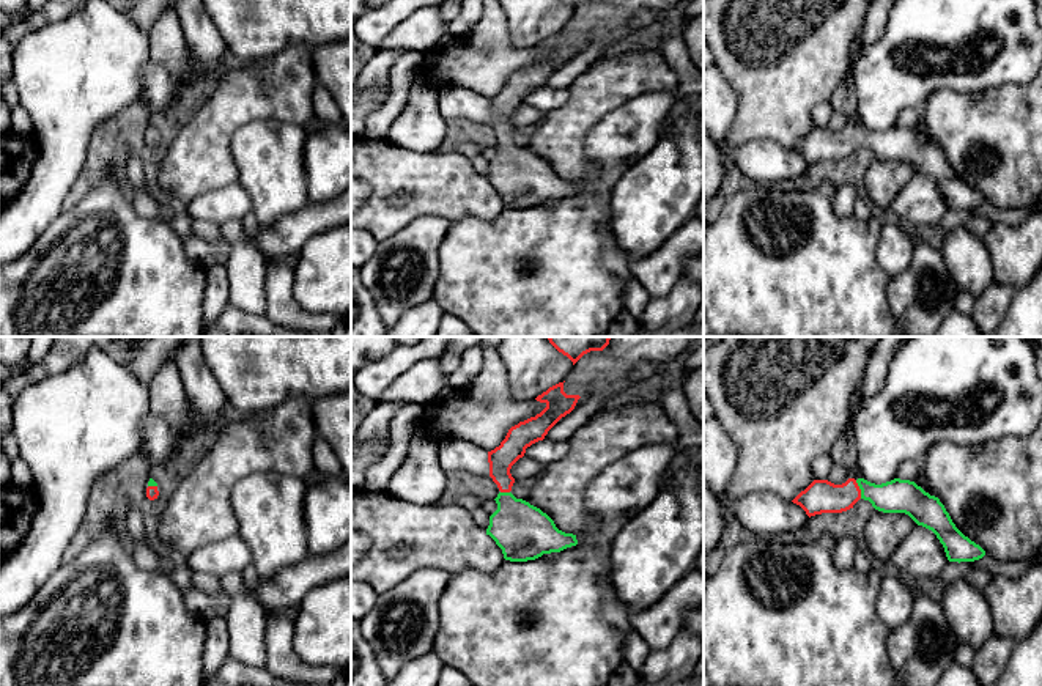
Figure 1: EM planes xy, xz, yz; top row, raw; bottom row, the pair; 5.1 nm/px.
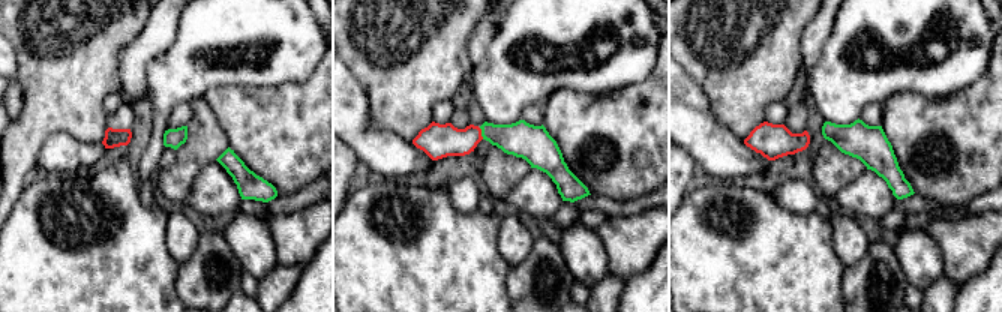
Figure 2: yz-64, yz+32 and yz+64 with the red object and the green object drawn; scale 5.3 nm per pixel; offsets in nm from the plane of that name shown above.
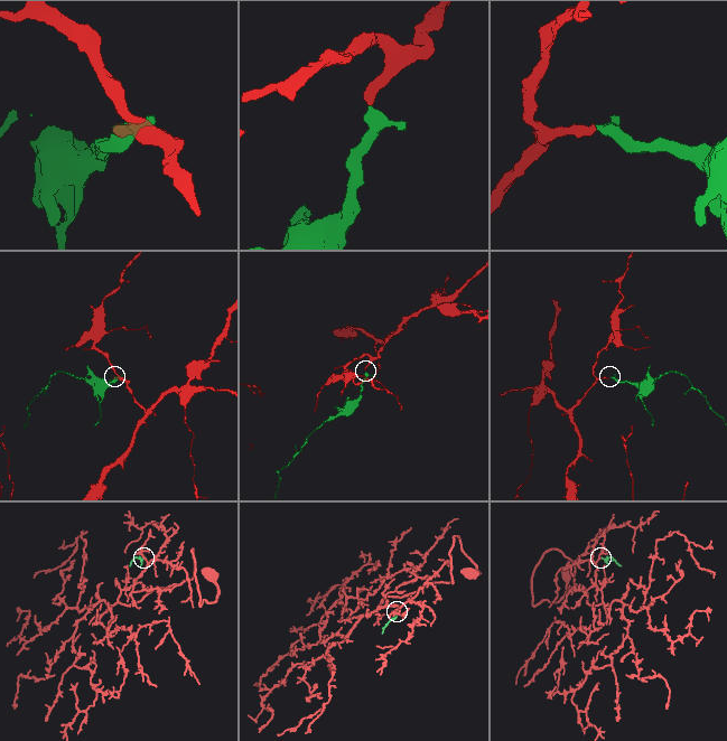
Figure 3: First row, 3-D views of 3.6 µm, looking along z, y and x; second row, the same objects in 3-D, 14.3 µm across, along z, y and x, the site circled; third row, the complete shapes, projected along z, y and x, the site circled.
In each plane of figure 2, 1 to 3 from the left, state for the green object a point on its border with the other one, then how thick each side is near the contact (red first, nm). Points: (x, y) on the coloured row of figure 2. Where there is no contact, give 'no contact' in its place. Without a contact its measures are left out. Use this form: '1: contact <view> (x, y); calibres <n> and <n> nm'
1: no contact
2: contact yz+32 (480, 134); calibres 180 and 190 nm
3: no contact

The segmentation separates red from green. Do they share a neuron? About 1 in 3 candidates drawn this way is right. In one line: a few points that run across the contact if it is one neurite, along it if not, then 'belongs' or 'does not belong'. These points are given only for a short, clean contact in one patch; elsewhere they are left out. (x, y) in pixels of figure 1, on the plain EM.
line yz (822, 143), (846, 143), (860, 137), (880, 143), (897, 143); belongs

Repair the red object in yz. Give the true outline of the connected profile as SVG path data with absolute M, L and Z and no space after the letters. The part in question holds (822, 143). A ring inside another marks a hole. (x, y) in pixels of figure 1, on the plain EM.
M848 126L842 132L814 127L792 149L811 165L847 159L859 146L869 148L875 157L883 160L905 160L918 173L932 178L943 192L949 209L974 209L985 203L979 192L955 175L940 146L910 127L894 126L881 132L864 126Z

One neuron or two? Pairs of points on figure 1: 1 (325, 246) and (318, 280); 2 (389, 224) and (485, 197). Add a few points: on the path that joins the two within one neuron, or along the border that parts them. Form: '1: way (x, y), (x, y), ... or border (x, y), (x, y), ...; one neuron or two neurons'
1: way (325, 254), (325, 272); one neuron
2: way (413, 208), (425, 197), (461, 197); one neuron

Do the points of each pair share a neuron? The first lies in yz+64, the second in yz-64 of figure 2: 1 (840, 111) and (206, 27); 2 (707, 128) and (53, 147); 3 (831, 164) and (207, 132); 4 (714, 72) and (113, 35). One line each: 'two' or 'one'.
1: one
2: one
3: one
4: one

